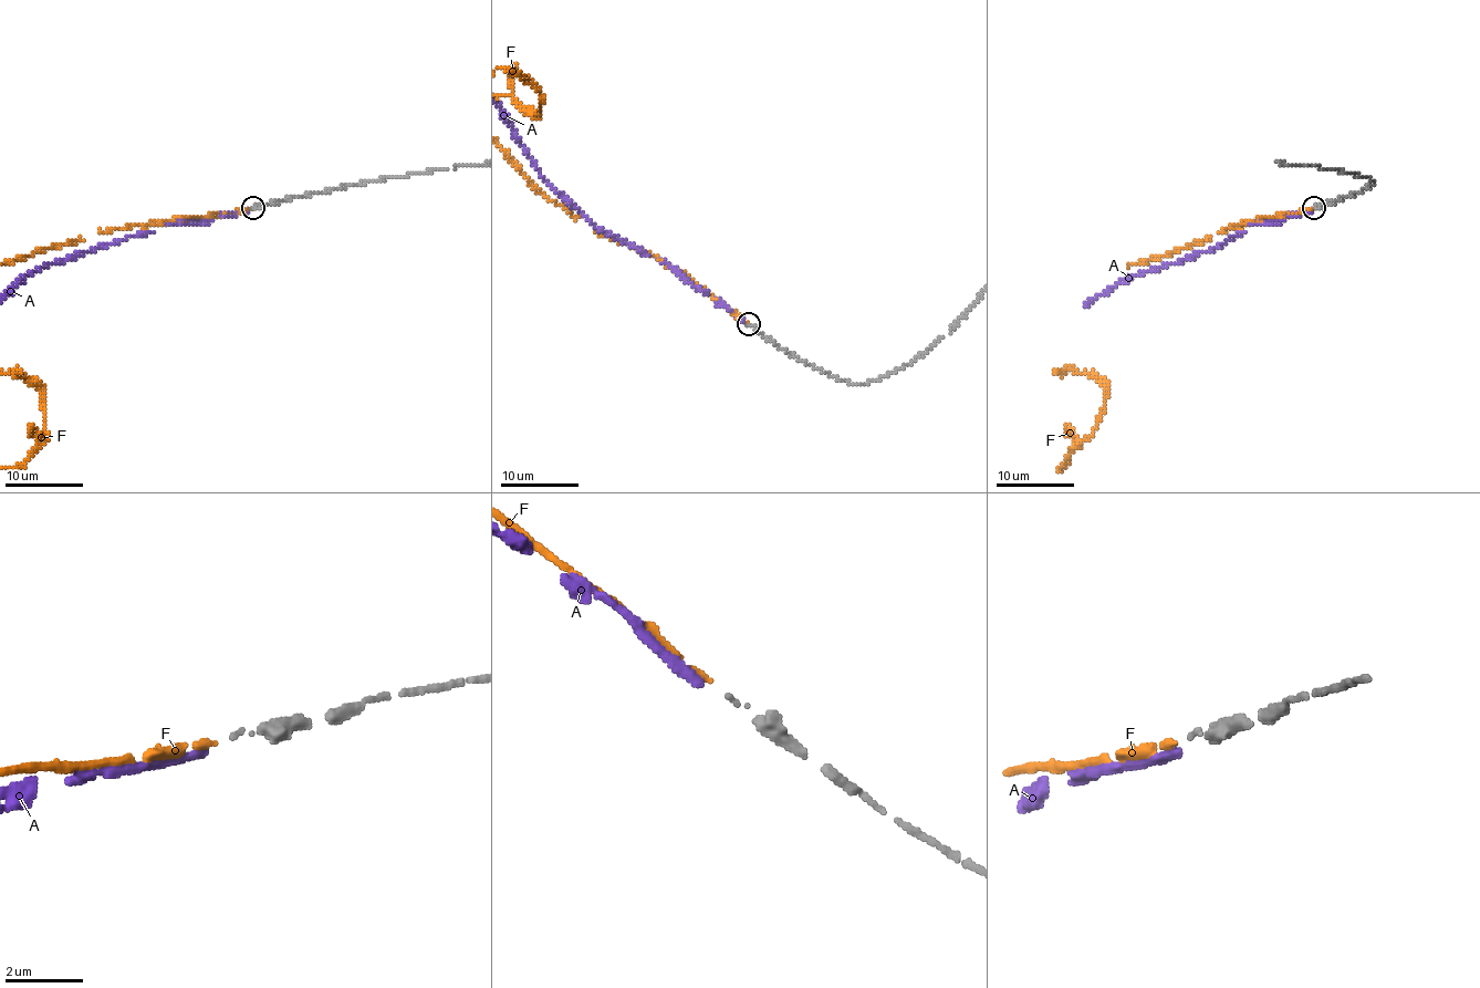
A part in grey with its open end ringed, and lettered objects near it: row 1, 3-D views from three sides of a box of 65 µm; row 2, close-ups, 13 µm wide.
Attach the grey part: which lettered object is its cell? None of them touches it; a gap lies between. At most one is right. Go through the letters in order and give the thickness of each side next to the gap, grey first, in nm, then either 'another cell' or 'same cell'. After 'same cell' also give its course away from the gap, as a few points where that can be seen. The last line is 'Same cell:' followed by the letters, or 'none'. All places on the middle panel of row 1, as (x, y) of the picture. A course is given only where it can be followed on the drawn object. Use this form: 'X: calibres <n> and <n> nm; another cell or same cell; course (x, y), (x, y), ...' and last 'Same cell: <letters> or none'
A: calibres 80 and 220 nm; another cell
F: calibres 80 and 140 nm; same cell
Same cell: F

